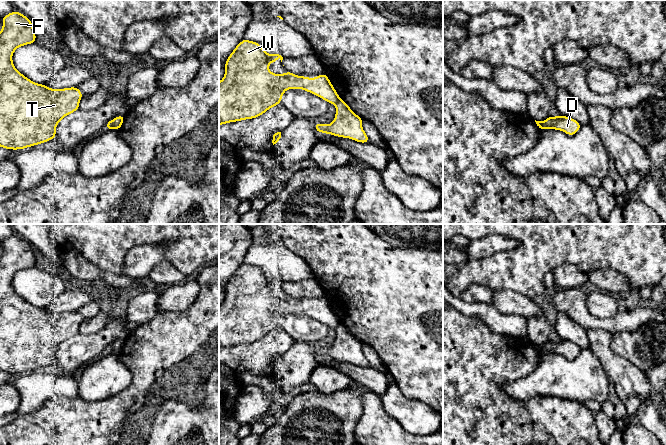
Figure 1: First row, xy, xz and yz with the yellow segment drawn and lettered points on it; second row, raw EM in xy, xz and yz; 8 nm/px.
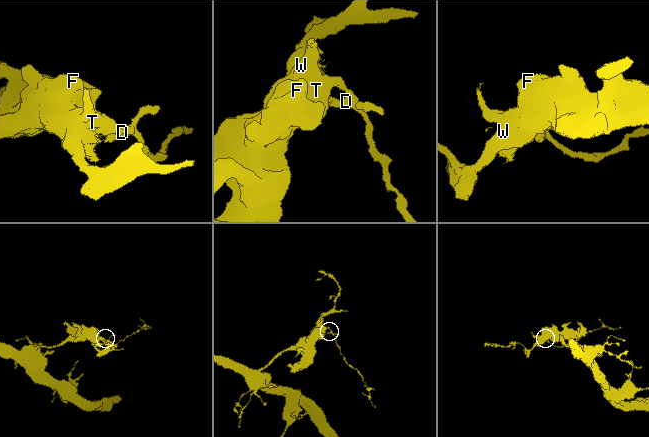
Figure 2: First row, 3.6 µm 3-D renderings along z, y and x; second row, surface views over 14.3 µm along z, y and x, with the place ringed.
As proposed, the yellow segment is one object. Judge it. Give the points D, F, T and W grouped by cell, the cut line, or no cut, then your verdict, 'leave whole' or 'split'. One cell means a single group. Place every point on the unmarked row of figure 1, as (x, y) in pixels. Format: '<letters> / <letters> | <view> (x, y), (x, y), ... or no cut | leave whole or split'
D / F T W | yz (544, 345), (546, 352) | split

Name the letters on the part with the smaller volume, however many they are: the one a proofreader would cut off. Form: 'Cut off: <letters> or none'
Cut off: D

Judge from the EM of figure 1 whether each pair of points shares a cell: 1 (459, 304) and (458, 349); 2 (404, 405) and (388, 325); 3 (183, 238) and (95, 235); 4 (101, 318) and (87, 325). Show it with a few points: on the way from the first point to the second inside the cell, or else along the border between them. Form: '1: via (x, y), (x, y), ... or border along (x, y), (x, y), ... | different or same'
1: border along (453, 307), (465, 315), (477, 316), (481, 320) | different
2: border along (394, 382), (405, 396), (422, 402) | different
3: via (161, 234), (117, 234) | same
4: via (98, 321), (94, 325), (90, 325) | same

